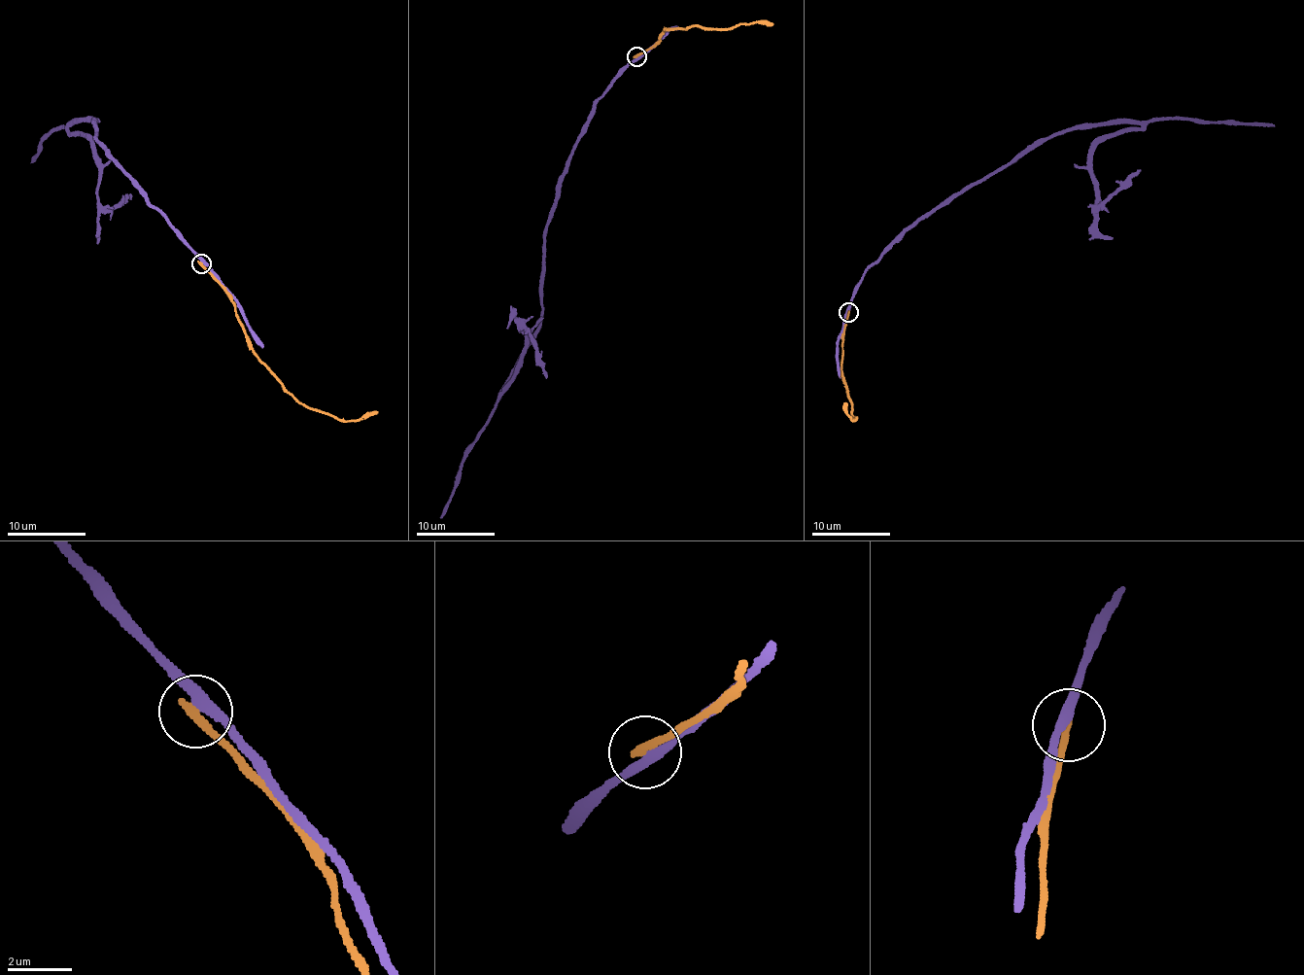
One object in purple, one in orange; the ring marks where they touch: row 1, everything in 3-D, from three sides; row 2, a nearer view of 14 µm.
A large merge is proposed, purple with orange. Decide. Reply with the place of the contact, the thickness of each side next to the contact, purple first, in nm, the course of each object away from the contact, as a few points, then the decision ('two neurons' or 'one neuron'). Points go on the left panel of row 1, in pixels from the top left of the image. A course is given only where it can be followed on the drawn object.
place (201, 263); calibres 280 and 260 nm; course purple (201, 262), (110, 158), (96, 139), (98, 121), (68, 128), (92, 145), (96, 201), (106, 210), (130, 195); course orange (201, 262), (227, 295), (248, 346), (288, 392), (311, 408), (339, 419), (365, 418), (377, 411); two neurons

